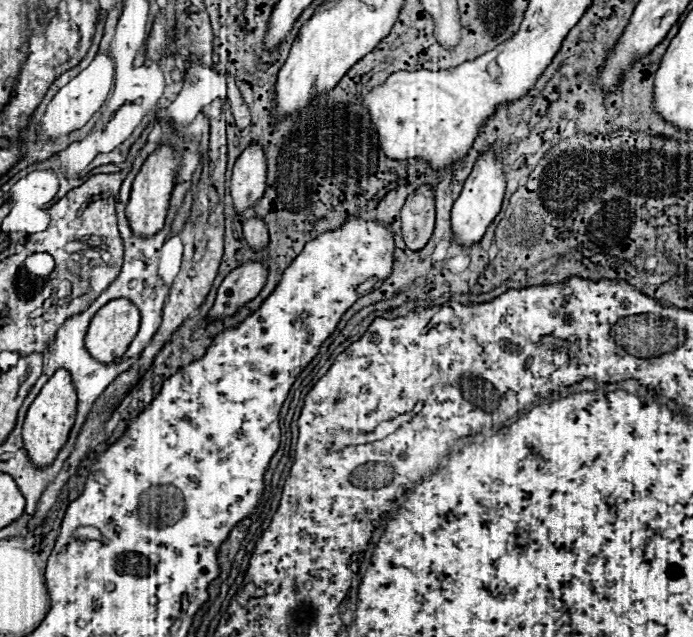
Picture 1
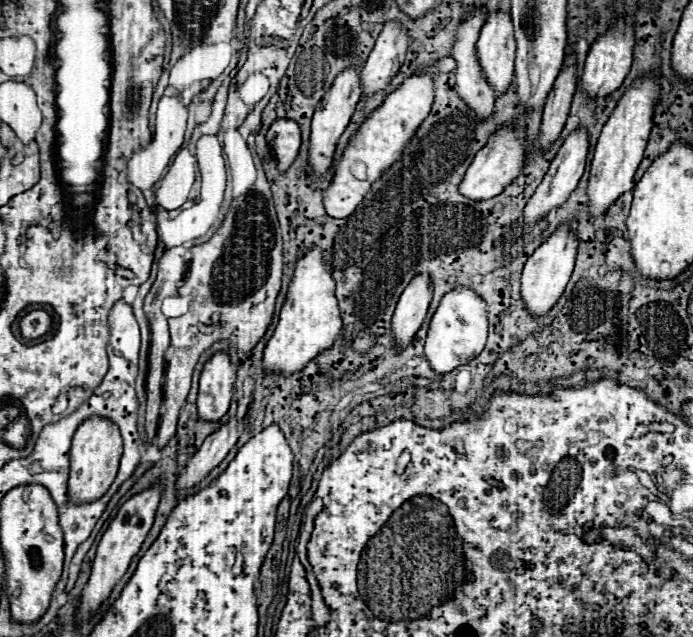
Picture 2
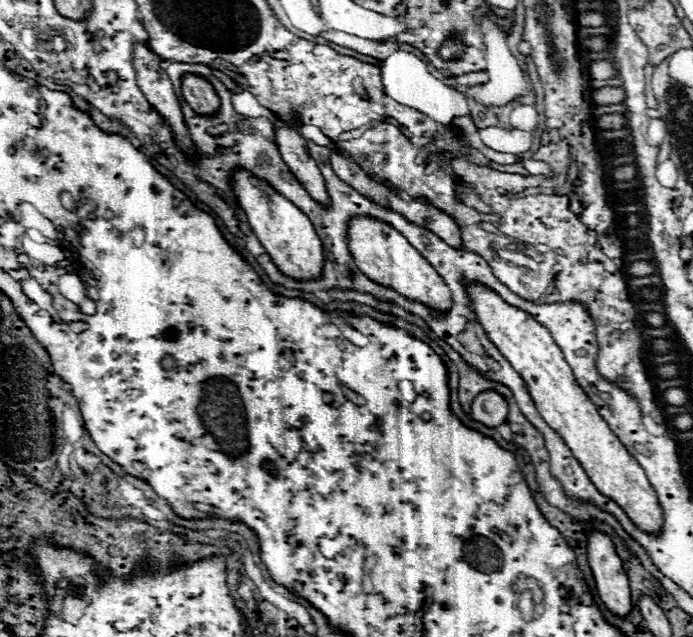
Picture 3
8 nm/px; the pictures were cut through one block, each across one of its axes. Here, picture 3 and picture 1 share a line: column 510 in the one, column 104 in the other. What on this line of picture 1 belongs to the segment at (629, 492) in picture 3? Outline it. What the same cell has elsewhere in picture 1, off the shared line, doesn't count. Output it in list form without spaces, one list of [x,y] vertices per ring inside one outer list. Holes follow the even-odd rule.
[[[118,298],[102,306],[90,322],[86,348],[100,364],[120,362],[138,332],[140,316],[130,300]]]

